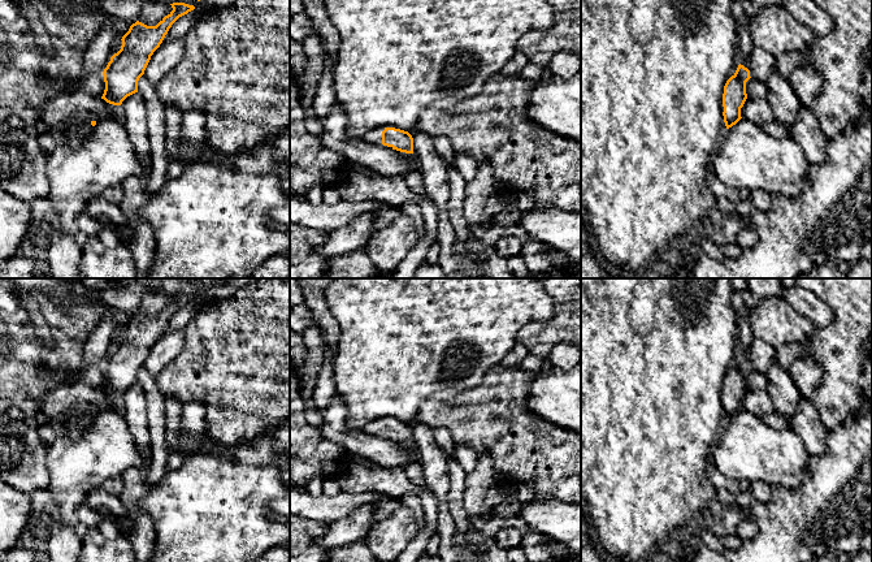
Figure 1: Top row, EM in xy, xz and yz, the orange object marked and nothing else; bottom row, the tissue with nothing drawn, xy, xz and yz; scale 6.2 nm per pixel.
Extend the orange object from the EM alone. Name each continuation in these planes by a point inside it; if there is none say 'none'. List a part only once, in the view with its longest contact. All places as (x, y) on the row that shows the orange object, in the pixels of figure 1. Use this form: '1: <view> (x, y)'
1: xz (374, 137)

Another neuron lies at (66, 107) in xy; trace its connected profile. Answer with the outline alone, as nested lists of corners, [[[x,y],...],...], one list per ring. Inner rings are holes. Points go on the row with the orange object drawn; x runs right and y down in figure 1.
[[[57,91],[53,98],[44,101],[42,108],[42,120],[56,130],[65,130],[75,121],[97,122],[112,118],[122,121],[120,105],[109,104],[83,91]]]

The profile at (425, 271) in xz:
[[[421,264],[412,278],[469,278],[465,272],[447,273],[439,264]]]

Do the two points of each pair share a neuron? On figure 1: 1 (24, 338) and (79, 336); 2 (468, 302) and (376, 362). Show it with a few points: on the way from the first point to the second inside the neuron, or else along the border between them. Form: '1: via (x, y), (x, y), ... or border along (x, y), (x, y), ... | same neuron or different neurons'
1: via (38, 353), (65, 353), (68, 350) | same neuron
2: via (445, 310), (434, 312), (399, 344) | same neuron

